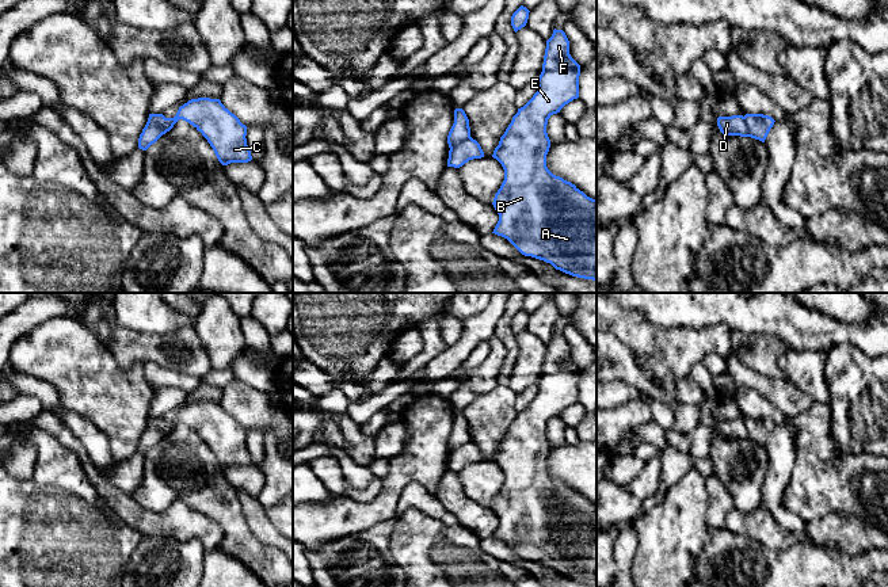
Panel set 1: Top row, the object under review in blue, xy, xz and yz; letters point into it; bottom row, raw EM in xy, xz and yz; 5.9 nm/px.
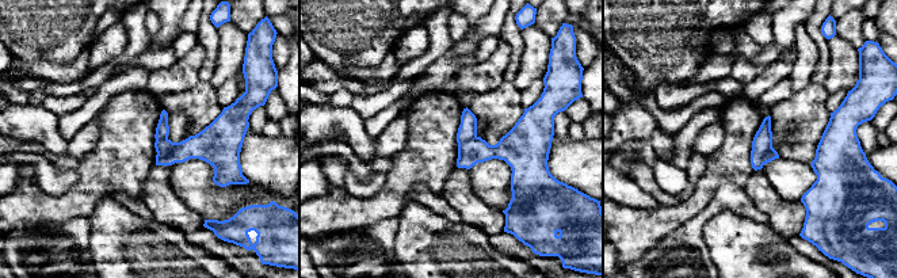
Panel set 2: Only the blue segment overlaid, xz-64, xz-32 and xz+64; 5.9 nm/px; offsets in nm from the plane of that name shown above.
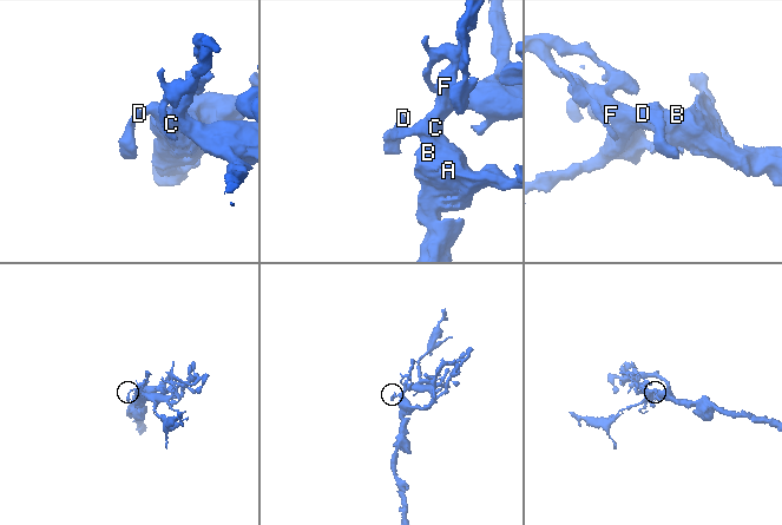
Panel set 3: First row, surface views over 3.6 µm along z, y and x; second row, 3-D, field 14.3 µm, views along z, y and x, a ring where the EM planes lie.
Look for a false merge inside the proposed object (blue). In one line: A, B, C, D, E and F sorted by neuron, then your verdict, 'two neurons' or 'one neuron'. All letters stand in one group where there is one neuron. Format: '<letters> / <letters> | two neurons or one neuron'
A B C E F / D | two neurons

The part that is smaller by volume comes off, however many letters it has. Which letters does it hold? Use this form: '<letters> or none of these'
D

